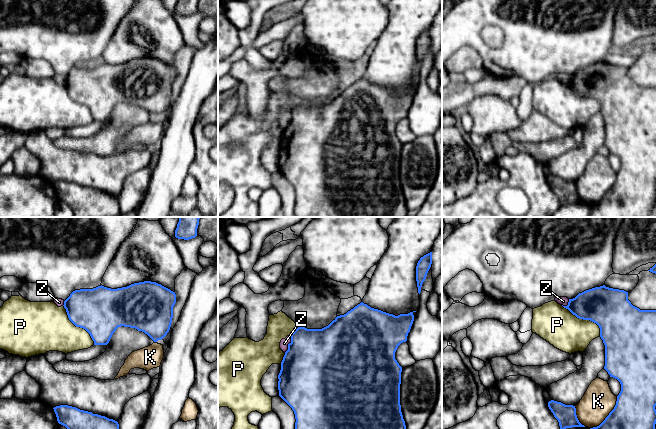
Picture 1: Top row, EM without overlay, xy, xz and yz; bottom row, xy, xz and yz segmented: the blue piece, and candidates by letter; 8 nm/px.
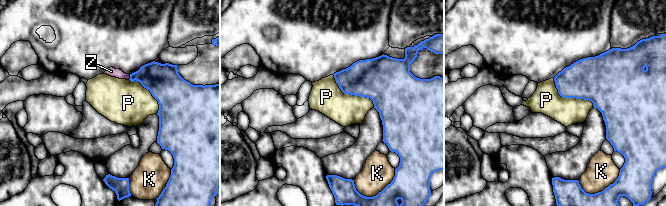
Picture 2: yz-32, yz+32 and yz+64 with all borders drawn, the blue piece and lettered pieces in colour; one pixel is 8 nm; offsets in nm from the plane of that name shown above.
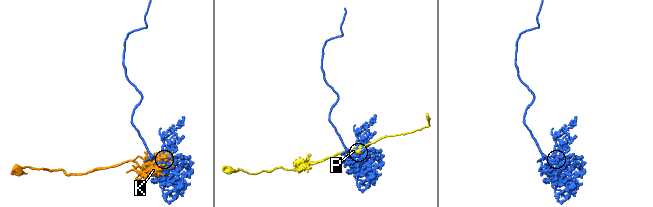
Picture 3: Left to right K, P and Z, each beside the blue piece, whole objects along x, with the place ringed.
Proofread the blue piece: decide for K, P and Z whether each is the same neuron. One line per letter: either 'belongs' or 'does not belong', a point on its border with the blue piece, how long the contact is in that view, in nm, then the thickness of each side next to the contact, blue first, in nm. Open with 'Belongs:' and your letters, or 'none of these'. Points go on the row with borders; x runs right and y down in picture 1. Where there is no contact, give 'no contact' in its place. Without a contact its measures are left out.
Belongs: none of these
K: does not belong; meets blue in yz at (608, 415); contact 340 nm long; 320 nm thick on the blue side, 260 nm on the other
P: does not belong; meets blue in yz at (585, 319); contact 400 nm long; 320 nm thick on the blue side, 300 nm on the other
Z: does not belong; meets blue in xz at (288, 344); contact 160 nm long; 480 nm thick on the blue side, 70 nm on the other

